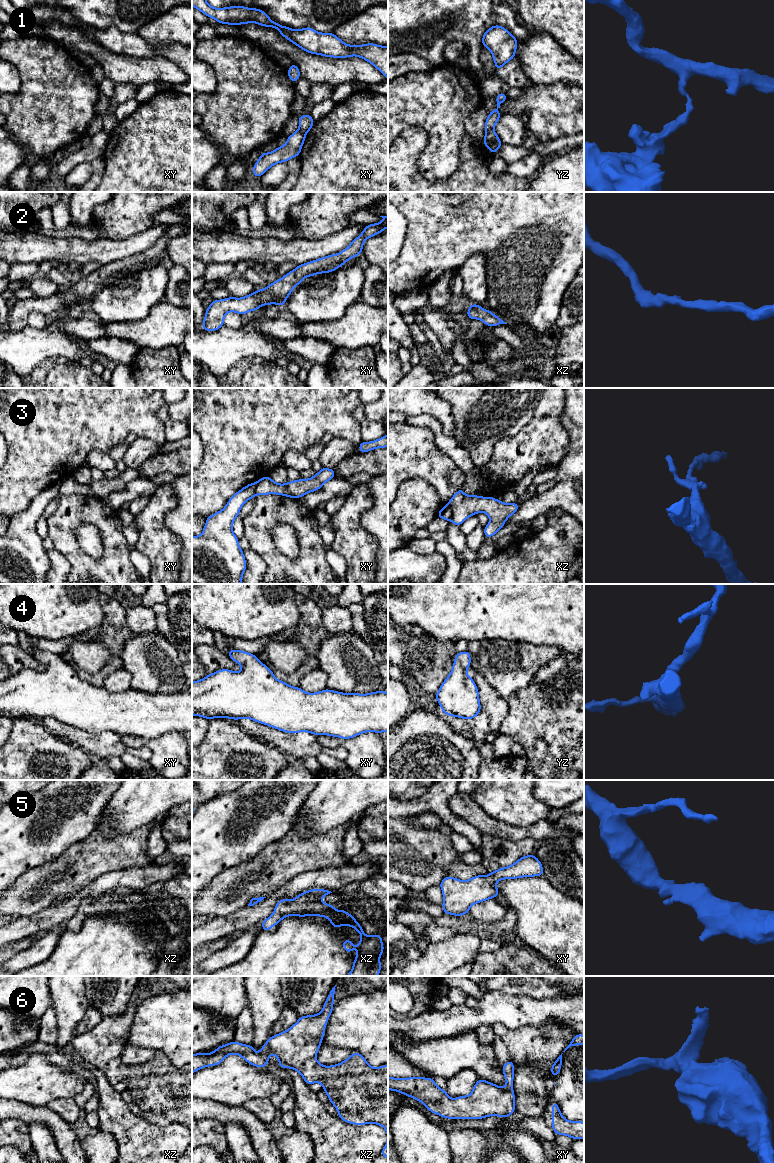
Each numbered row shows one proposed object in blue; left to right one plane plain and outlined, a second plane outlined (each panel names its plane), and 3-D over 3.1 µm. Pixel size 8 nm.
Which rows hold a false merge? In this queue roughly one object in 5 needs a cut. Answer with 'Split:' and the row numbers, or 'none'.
Split: 1, 3

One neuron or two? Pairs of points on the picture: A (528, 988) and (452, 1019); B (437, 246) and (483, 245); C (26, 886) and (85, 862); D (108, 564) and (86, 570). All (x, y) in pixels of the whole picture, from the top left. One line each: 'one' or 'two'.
A: two
B: one
C: one
D: one

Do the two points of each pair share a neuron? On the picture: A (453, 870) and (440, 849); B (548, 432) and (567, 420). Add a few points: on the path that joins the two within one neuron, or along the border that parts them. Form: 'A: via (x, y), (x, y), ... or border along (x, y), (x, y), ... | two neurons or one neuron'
A: border along (453, 861), (447, 867), (447, 875) | two neurons
B: border along (564, 401), (560, 424), (568, 436), (567, 447) | two neurons

